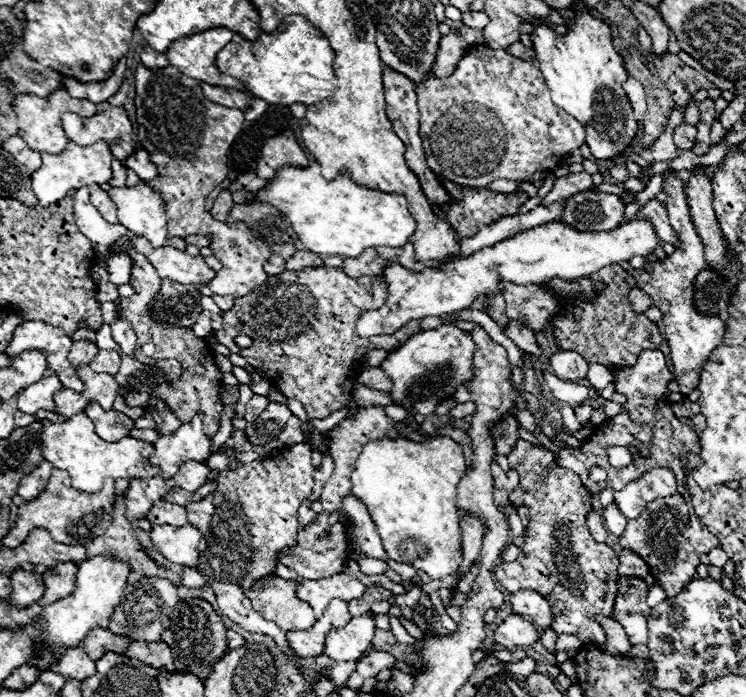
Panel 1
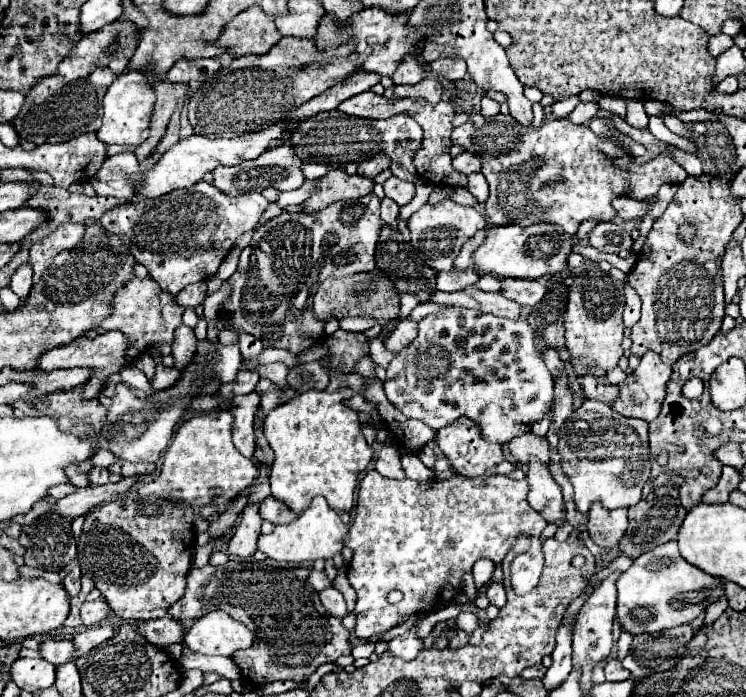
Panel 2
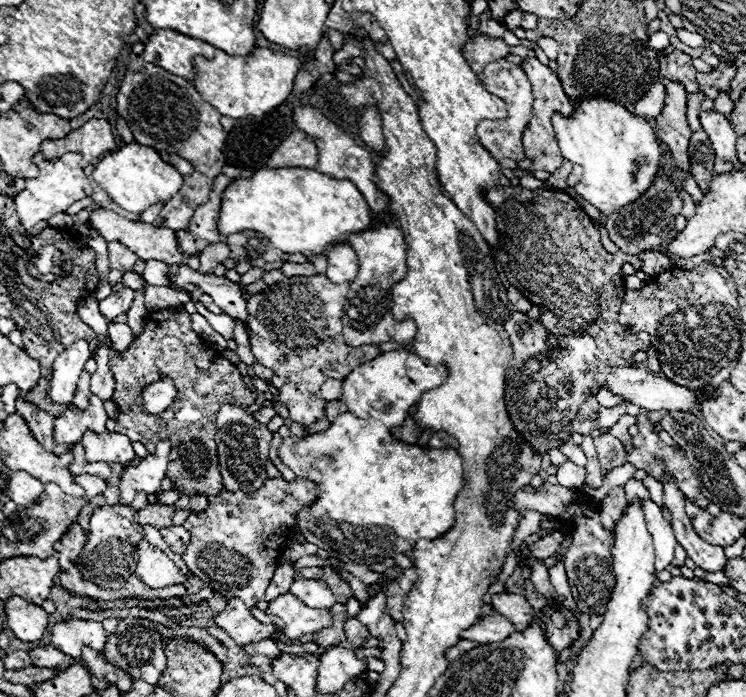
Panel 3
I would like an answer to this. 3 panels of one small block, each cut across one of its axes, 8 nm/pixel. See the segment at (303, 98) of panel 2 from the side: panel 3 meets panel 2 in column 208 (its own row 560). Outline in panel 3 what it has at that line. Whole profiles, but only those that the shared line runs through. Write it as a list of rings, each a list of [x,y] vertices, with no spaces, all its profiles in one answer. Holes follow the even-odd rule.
[[[117,504],[96,508],[90,518],[88,540],[80,552],[80,574],[84,580],[94,582],[100,588],[120,590],[136,568],[136,546],[142,540],[142,526],[134,522],[134,511],[130,506]]]

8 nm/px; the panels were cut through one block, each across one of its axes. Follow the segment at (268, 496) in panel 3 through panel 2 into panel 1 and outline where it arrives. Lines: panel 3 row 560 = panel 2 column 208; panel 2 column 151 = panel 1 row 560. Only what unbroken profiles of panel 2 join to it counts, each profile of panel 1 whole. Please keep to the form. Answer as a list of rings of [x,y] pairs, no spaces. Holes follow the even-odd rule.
[[[294,444],[290,448],[284,448],[264,460],[254,460],[238,470],[230,470],[230,472],[220,472],[216,482],[218,488],[216,492],[208,494],[208,498],[202,498],[200,502],[190,502],[186,506],[186,514],[188,514],[188,522],[192,526],[196,526],[202,534],[200,540],[200,562],[198,562],[198,570],[206,576],[206,582],[214,588],[214,594],[218,598],[218,606],[222,610],[222,614],[226,614],[230,620],[234,620],[236,624],[240,624],[244,630],[248,632],[260,632],[260,634],[268,634],[276,640],[276,644],[284,650],[290,652],[290,646],[286,642],[286,634],[284,630],[280,630],[280,626],[276,626],[274,622],[264,620],[260,614],[256,614],[250,608],[250,602],[244,598],[244,590],[252,588],[252,584],[258,578],[264,578],[266,574],[274,572],[274,564],[276,564],[276,554],[284,548],[290,548],[296,544],[298,538],[298,506],[304,498],[308,498],[312,494],[312,486],[314,486],[314,466],[312,466],[312,450],[308,444]],[[280,454],[280,484],[270,484],[270,458]]]

